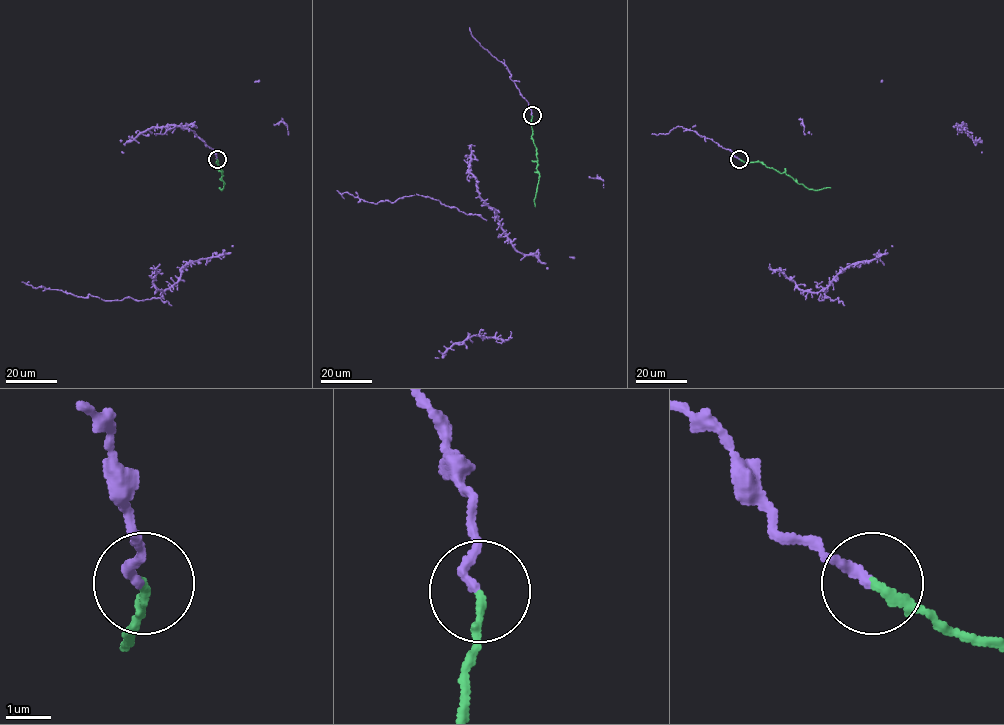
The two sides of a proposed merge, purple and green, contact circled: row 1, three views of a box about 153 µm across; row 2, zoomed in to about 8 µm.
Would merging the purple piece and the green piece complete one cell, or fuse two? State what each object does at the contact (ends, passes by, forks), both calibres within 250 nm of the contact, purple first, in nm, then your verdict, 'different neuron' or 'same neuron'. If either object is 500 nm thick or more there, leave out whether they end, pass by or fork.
purple ends there; green ends there; 200 nm thick on the purple side, 200 nm on the other; same neuron

